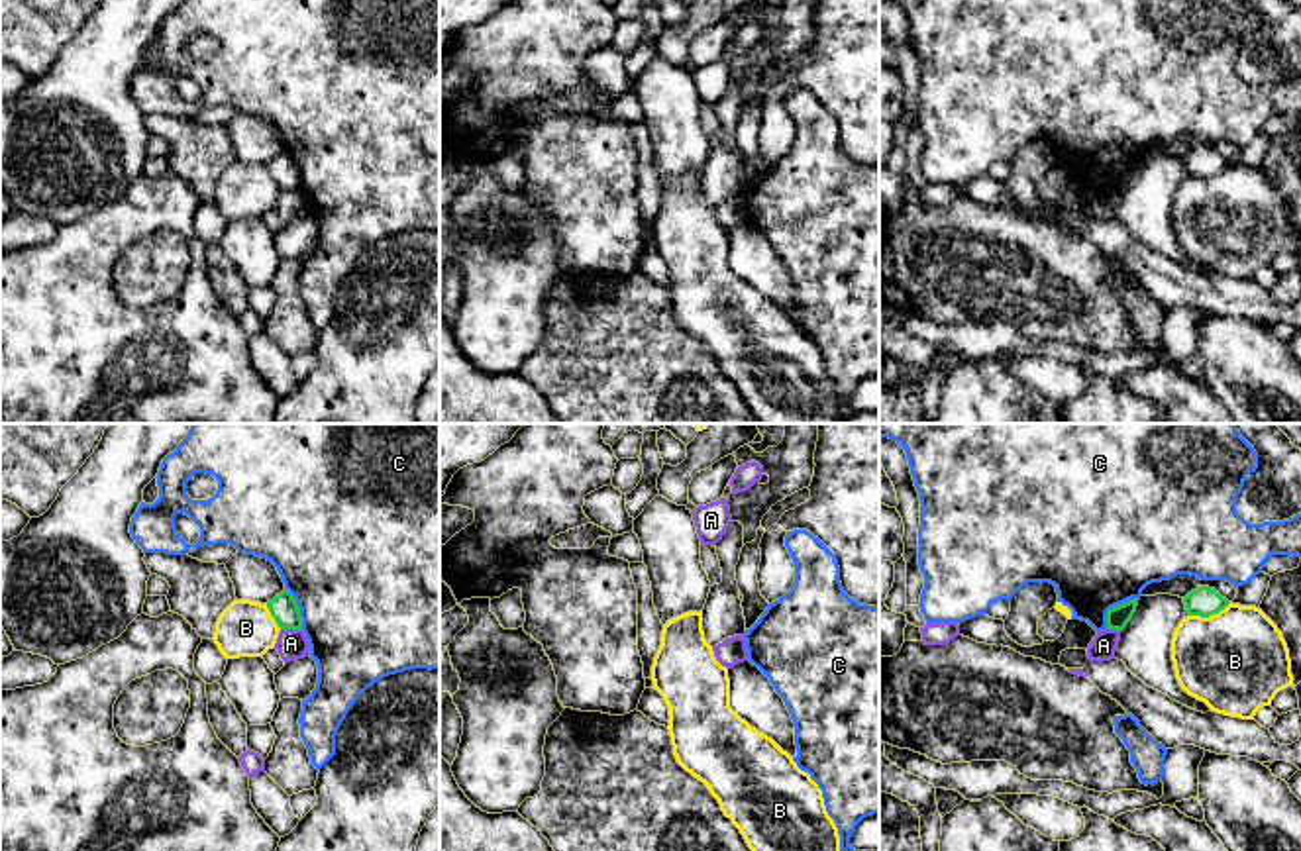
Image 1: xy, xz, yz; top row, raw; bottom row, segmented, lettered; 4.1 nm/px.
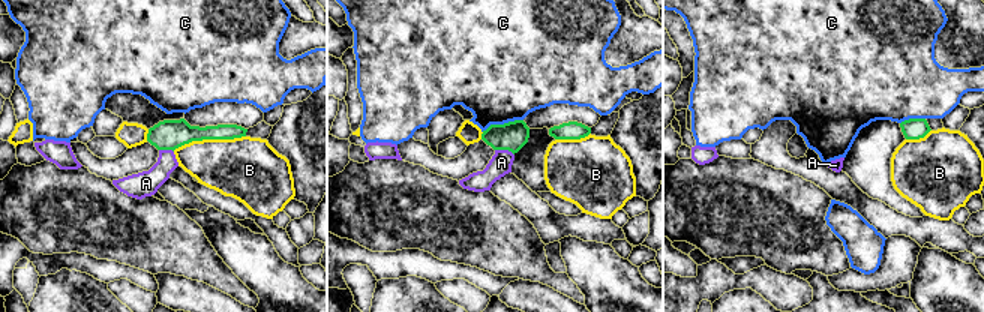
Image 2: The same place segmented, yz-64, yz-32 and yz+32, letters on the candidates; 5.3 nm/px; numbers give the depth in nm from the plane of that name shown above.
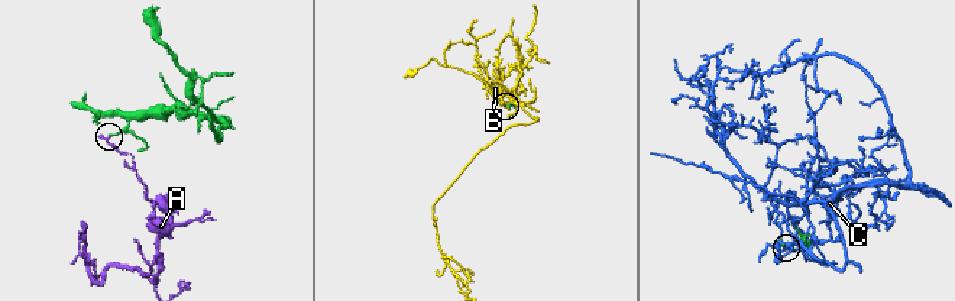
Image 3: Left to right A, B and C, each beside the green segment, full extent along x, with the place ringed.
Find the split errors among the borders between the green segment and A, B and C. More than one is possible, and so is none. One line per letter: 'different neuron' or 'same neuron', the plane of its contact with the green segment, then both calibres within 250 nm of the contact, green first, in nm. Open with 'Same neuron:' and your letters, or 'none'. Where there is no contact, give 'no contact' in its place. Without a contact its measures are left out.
Same neuron: none
A: different neuron; contact in xy; calibres 120 and 130 nm
B: different neuron; contact in yz; calibres 120 and 420 nm
C: different neuron; contact in yz; calibres 90 and 480 nm

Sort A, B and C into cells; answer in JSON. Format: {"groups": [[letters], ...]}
{"groups": [["A"], ["B"], ["C"]]}

